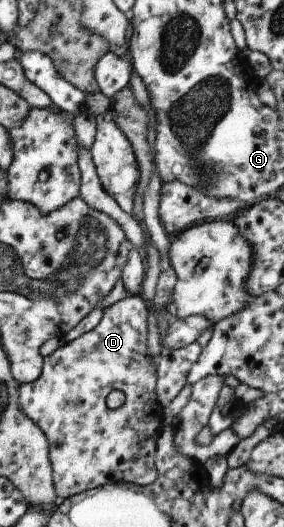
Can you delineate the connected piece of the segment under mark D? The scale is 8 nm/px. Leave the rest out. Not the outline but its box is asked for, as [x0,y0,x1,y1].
[16,294,164,500]

